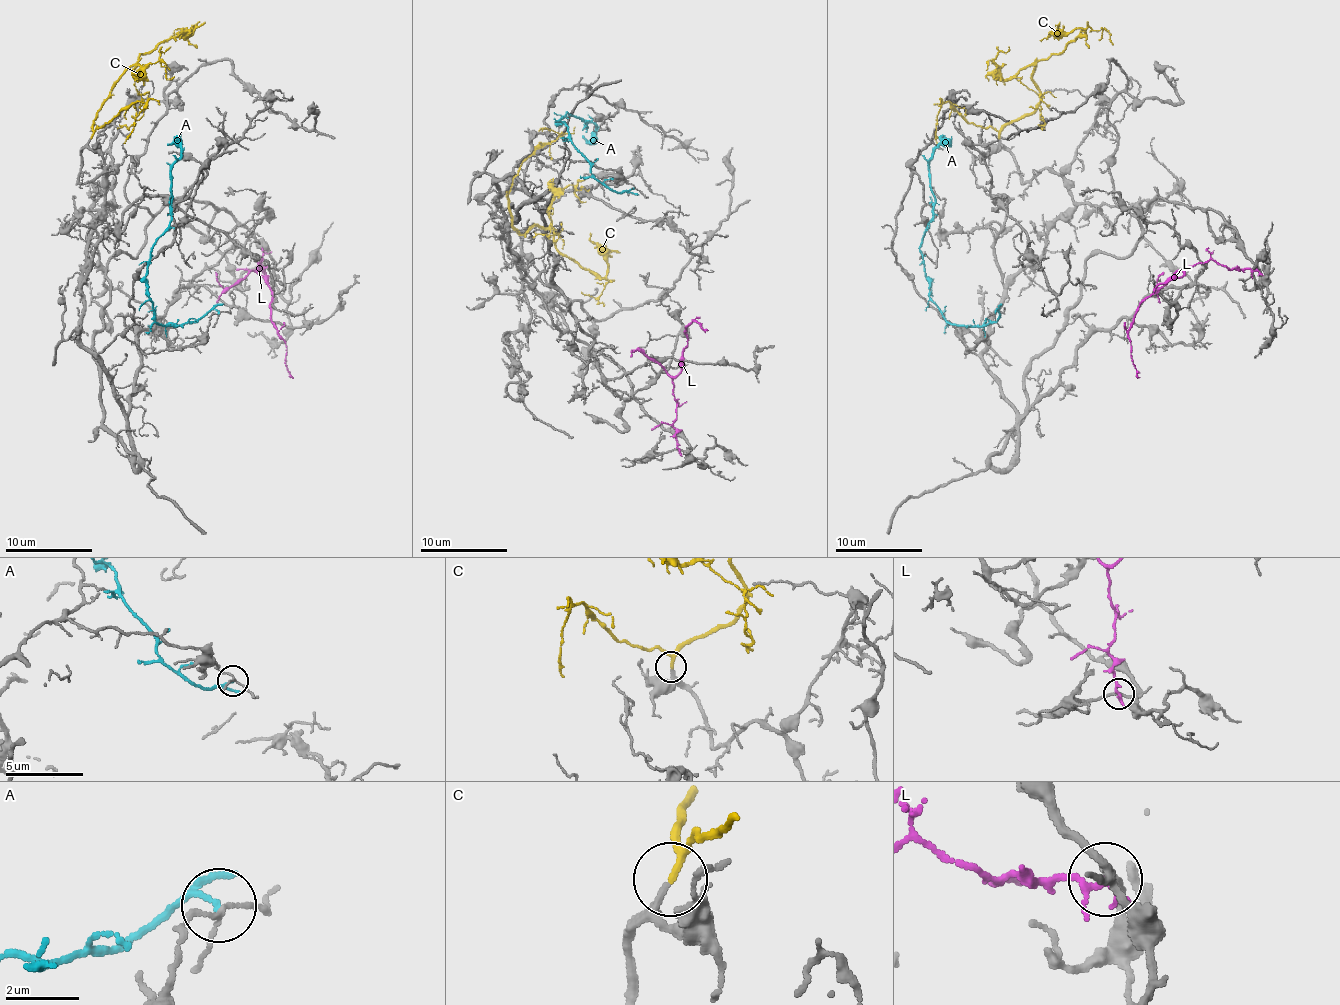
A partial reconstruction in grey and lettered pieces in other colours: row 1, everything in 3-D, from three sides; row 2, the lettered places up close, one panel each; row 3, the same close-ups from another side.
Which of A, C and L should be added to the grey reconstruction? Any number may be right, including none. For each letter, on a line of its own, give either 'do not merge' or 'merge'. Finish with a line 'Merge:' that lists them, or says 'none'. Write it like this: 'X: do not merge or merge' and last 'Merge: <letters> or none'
A: do not merge
C: merge
L: do not merge
Merge: C

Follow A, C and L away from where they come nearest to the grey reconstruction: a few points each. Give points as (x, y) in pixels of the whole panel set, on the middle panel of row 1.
A: (633, 187), (613, 192), (594, 176), (561, 119), (567, 113), (596, 126), (589, 139), (583, 135)
C: (506, 192), (511, 222), (522, 233), (535, 224), (548, 227), (561, 253), (602, 277), (605, 257), (589, 233)
L: (679, 450), (673, 421), (677, 406), (673, 378), (679, 371), (688, 343), (686, 327), (692, 321), (708, 329)

